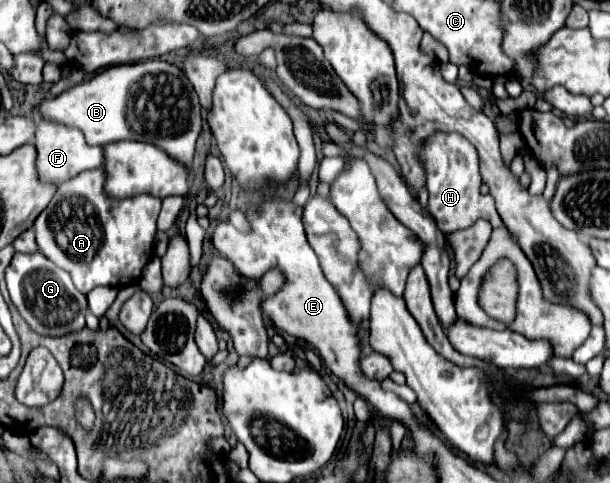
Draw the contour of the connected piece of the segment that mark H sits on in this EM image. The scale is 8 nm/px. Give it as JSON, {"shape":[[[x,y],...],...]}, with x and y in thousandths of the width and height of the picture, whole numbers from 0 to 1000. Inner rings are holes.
{"shape":[[[715,275],[705,284],[702,300],[692,304],[689,329],[698,346],[698,387],[705,400],[702,437],[715,453],[715,466],[725,482],[741,482],[751,474],[770,470],[787,449],[803,458],[807,470],[823,470],[823,453],[810,429],[810,412],[787,404],[787,358],[784,358],[784,321],[780,308],[748,275]]]}

